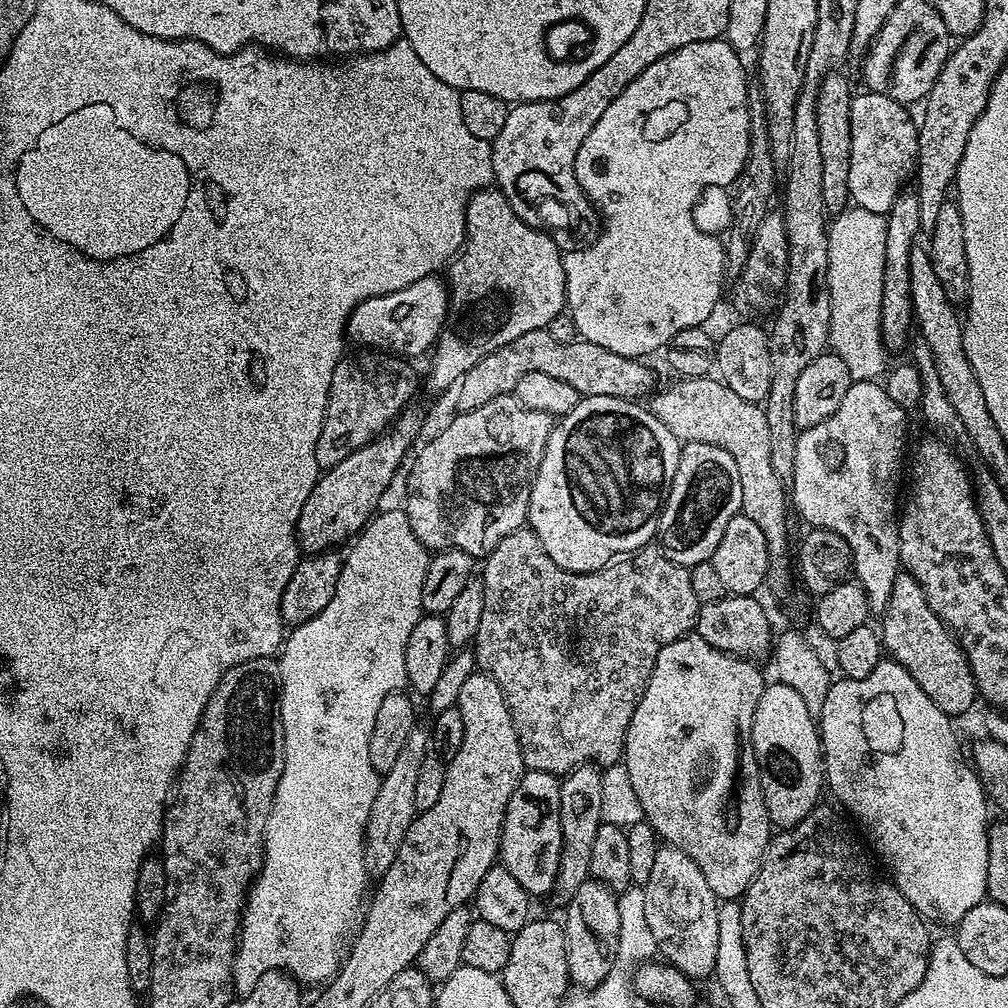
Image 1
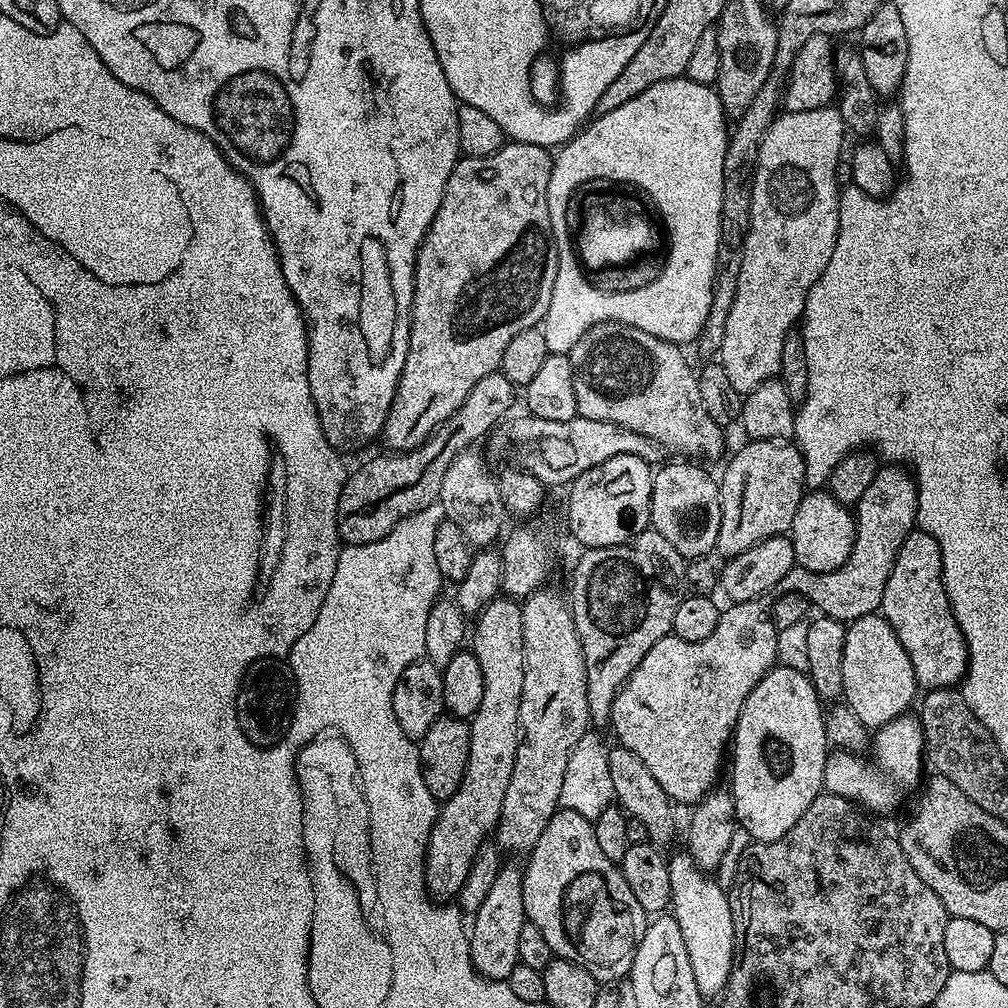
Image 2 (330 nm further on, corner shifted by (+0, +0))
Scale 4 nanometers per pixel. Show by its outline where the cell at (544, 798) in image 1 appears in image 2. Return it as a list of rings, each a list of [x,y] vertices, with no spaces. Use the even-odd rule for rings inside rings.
[[[560,808],[550,822],[546,822],[546,830],[542,830],[542,838],[538,838],[534,850],[528,853],[526,863],[528,865],[522,868],[524,915],[527,923],[542,930],[552,953],[559,959],[586,966],[601,985],[612,986],[615,980],[623,976],[625,979],[632,971],[634,954],[649,926],[650,916],[642,910],[638,898],[634,898],[630,885],[620,873],[619,863],[602,854],[593,821],[582,818],[582,814],[569,808]]]

